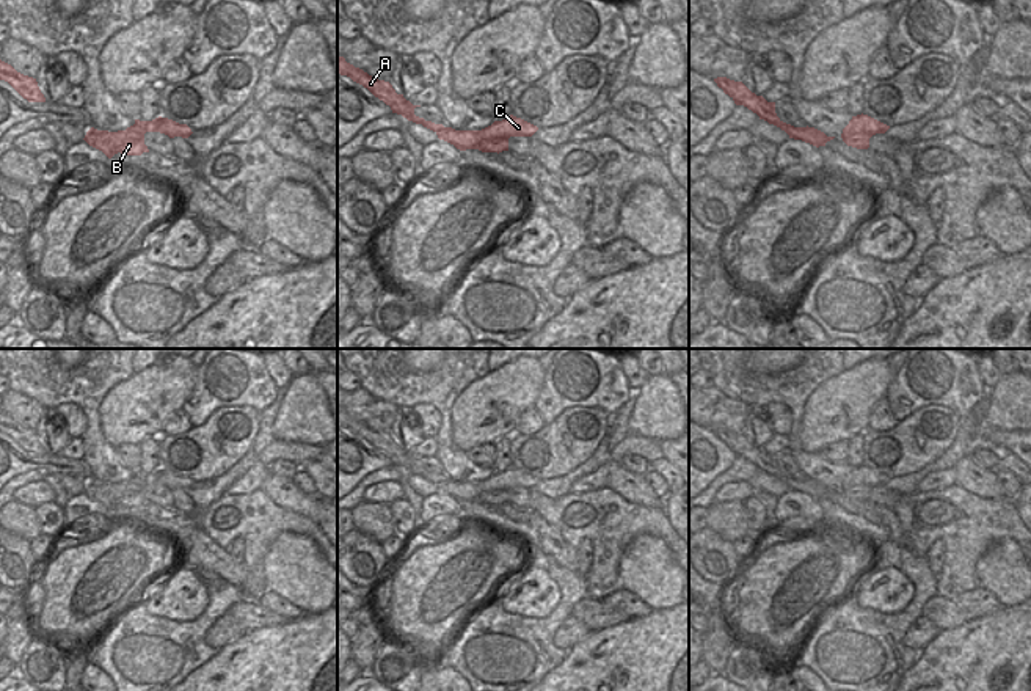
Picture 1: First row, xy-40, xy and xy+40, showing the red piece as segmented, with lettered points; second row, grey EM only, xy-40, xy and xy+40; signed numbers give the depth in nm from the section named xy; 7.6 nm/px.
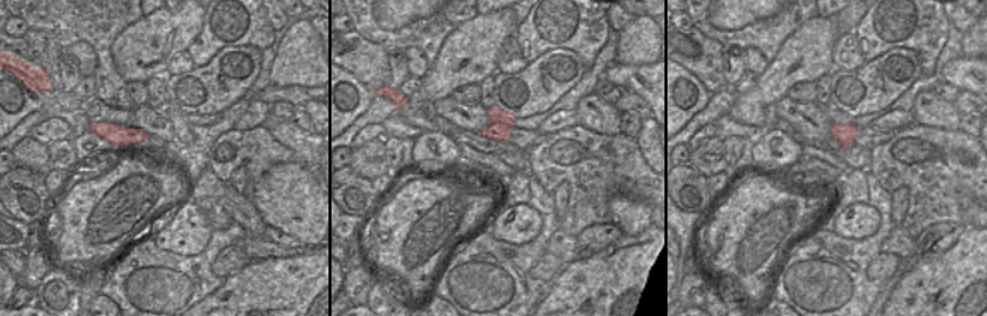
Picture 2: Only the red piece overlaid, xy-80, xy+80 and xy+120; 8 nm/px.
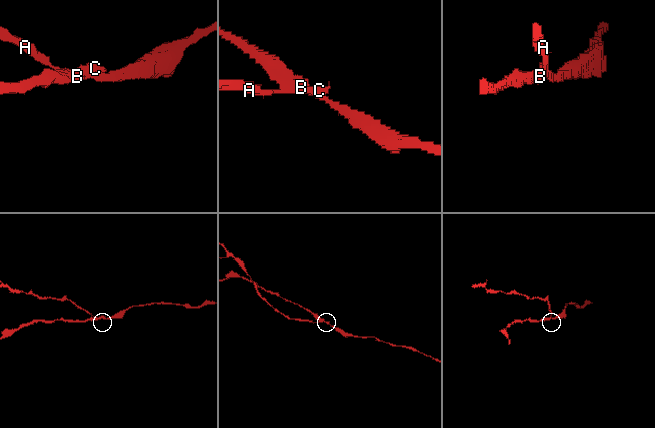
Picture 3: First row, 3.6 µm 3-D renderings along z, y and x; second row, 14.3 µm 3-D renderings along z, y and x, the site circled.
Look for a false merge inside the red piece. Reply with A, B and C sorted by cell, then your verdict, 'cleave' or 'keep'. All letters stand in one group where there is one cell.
groups A / B C; cleave

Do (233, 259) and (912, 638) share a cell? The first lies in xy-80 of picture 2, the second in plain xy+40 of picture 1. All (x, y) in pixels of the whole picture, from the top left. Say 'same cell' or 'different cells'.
same cell

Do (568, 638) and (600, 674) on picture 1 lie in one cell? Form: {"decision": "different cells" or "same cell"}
{"decision": "different cells"}

